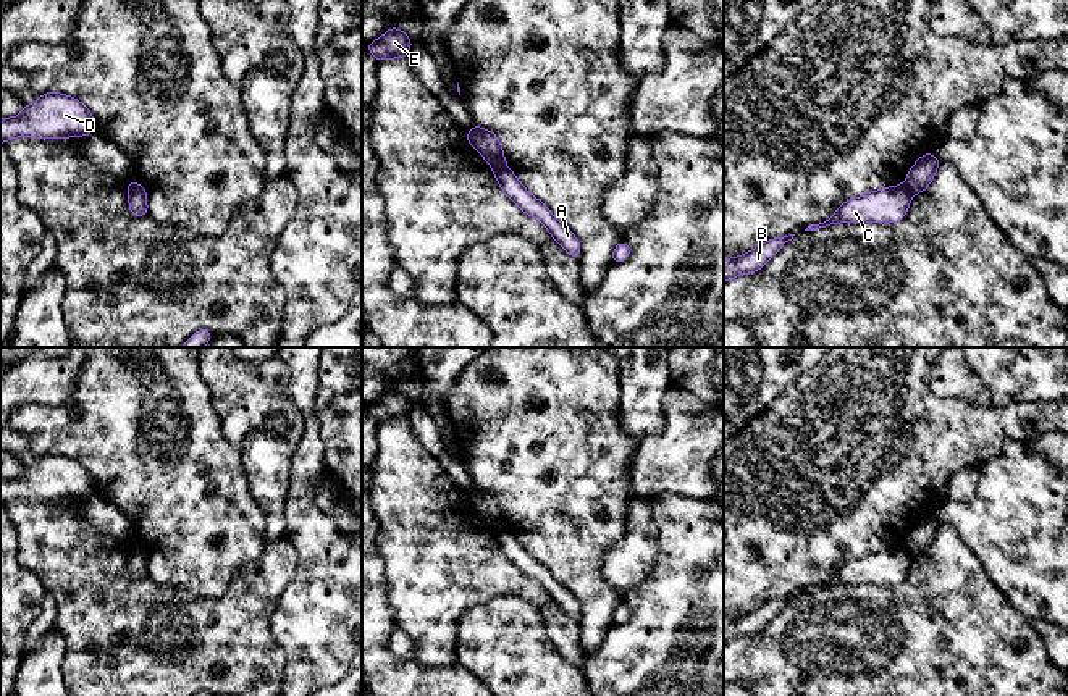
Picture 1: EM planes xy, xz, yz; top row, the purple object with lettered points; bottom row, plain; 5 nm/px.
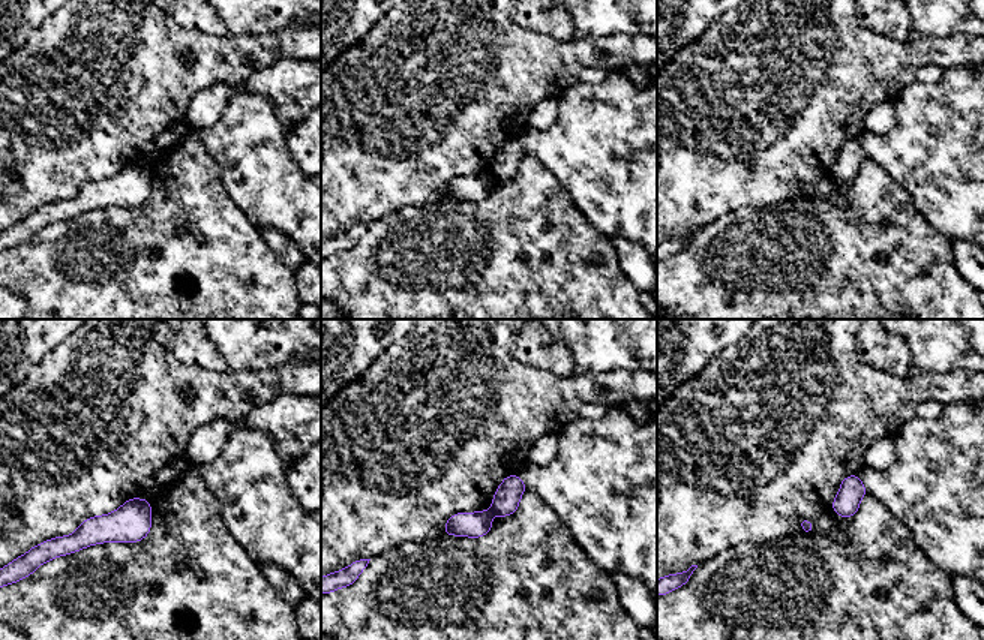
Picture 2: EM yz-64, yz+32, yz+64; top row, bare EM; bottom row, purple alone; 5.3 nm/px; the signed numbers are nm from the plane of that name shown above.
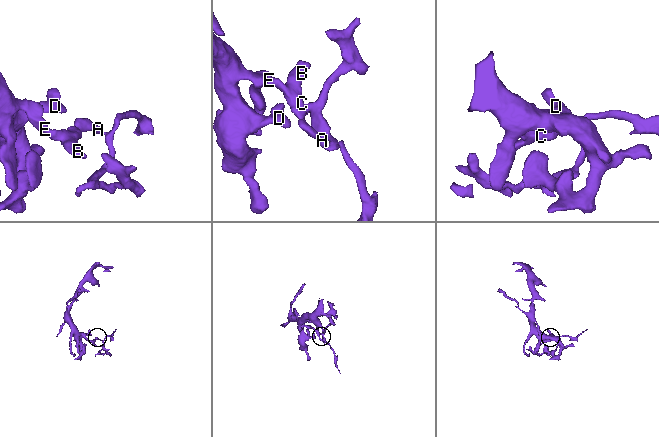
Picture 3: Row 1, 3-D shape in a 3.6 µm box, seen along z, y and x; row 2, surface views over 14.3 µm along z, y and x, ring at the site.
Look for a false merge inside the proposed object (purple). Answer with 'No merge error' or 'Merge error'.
Merge error

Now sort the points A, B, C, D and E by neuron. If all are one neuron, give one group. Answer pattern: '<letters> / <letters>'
A / B C D E

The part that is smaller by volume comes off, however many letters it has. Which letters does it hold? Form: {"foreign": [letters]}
{"foreign": ["A"]}

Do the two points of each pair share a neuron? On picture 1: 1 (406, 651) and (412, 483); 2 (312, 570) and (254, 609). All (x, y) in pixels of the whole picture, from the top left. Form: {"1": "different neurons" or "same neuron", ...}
{"1": "different neurons", "2": "different neurons"}

